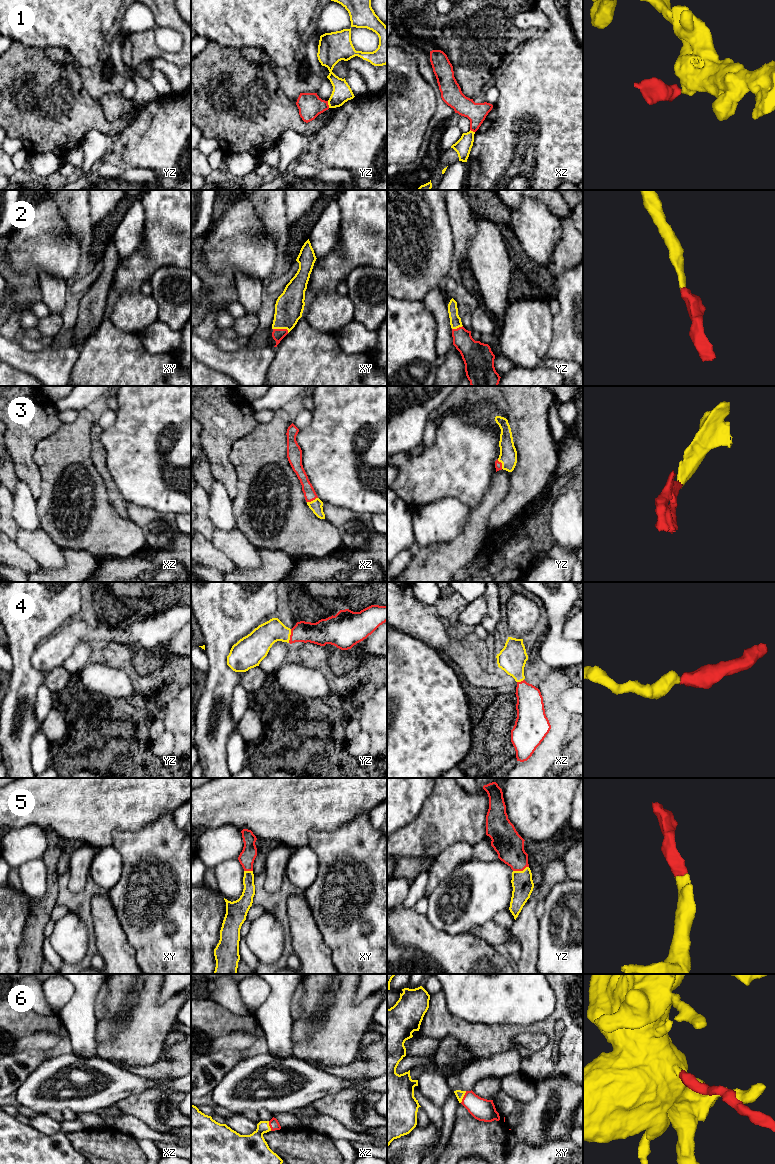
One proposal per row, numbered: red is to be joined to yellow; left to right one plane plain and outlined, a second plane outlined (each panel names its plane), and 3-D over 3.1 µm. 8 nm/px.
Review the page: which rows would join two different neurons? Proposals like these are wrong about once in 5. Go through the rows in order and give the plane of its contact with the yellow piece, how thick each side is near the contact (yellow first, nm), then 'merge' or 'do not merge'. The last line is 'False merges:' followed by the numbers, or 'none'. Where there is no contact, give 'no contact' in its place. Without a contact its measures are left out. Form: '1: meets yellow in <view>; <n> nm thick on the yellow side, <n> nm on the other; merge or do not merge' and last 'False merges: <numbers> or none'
1: meets yellow in yz; 150 nm thick on the yellow side, 190 nm on the other; do not merge
2: meets yellow in xy; 220 nm thick on the yellow side, 100 nm on the other; merge
3: meets yellow in xz; 100 nm thick on the yellow side, 100 nm on the other; merge
4: meets yellow in yz; 200 nm thick on the yellow side, 190 nm on the other; merge
5: meets yellow in yz; 170 nm thick on the yellow side, 240 nm on the other; merge
6: meets yellow in xy; 70 nm thick on the yellow side, 180 nm on the other; merge
False merges: 1

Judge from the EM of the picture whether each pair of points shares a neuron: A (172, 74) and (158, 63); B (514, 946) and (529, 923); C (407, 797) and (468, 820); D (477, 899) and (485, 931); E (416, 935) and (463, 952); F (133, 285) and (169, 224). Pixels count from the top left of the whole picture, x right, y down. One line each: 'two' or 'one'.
A: one
B: two
C: two
D: two
E: one
F: one

